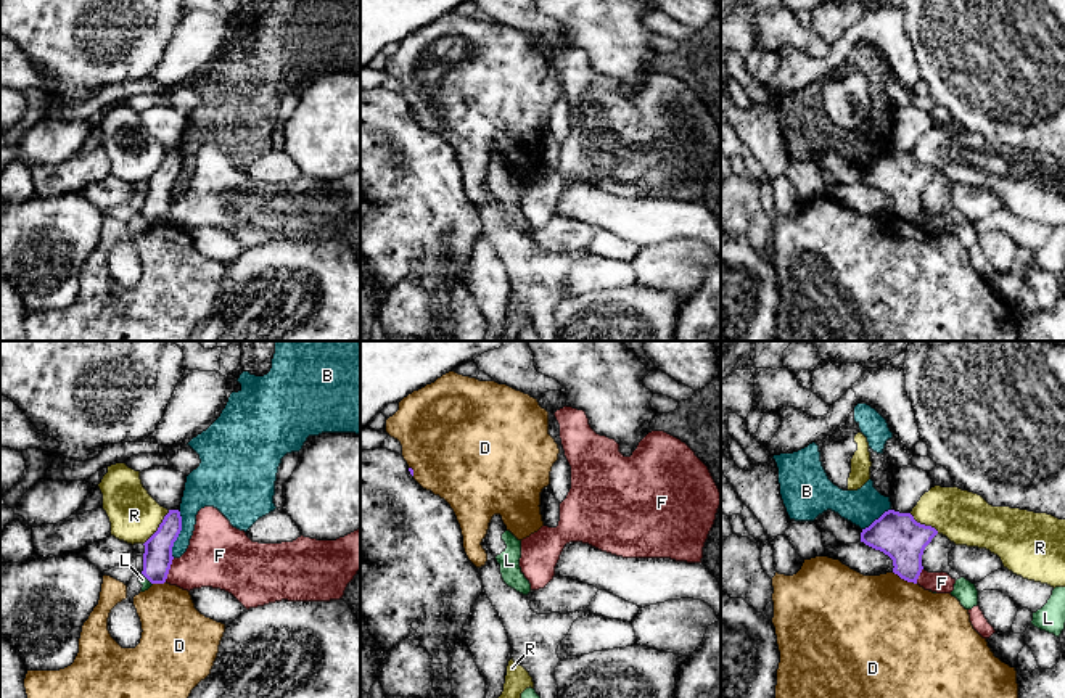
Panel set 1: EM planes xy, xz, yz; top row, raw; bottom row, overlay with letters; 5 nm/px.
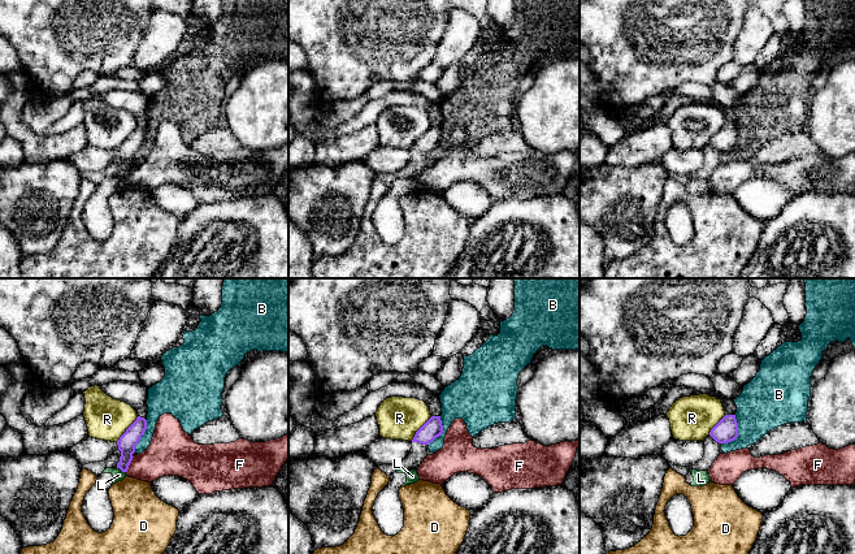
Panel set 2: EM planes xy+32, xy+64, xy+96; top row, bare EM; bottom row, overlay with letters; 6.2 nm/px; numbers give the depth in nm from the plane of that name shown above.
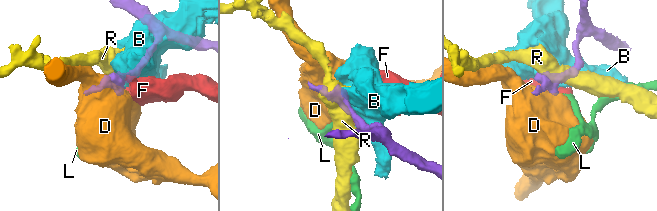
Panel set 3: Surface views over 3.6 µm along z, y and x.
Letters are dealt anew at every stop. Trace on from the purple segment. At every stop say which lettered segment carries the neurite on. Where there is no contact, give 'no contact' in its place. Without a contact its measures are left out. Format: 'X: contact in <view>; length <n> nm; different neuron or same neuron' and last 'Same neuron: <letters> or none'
B: contact in xy; length 240 nm; different neuron
D: contact in yz; length 140 nm; different neuron
F: contact in xy; length 130 nm; different neuron
L: contact in xy; length 80 nm; different neuron
R: contact in xy; length 220 nm; different neuron
Same neuron: none

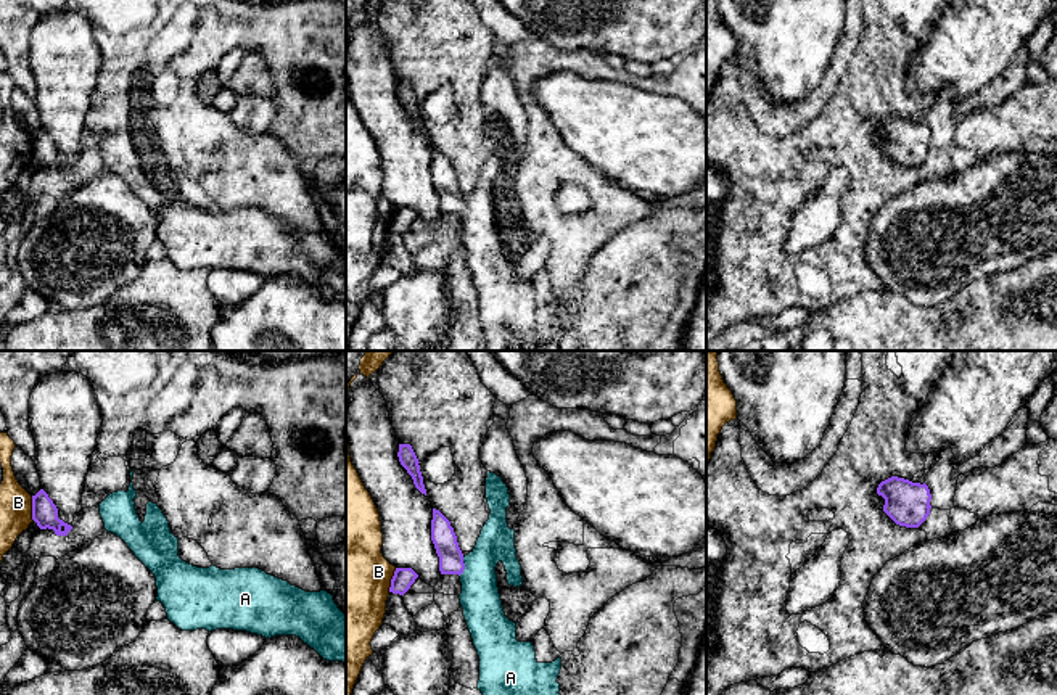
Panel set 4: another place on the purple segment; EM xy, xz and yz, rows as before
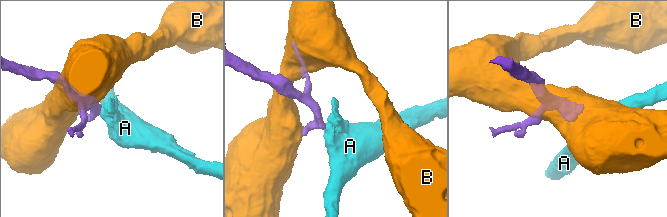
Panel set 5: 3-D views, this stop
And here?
A: contact in xz; length 100 nm; same neuron
B: contact in xy; length 130 nm; different neuron
Same neuron: A

